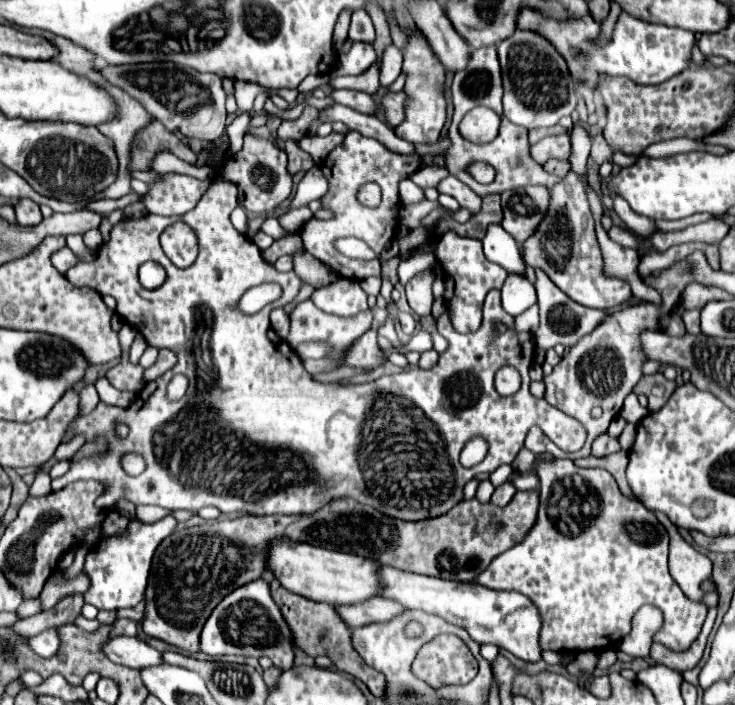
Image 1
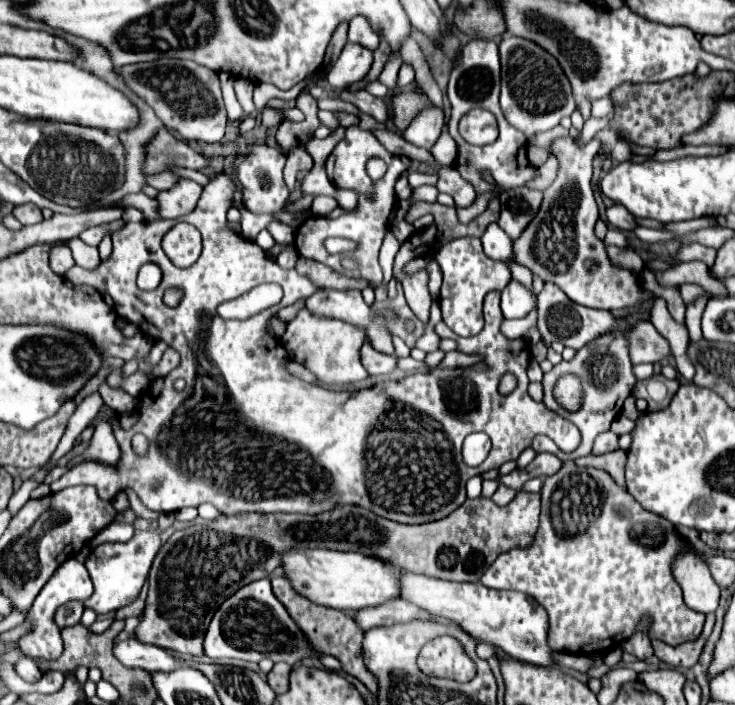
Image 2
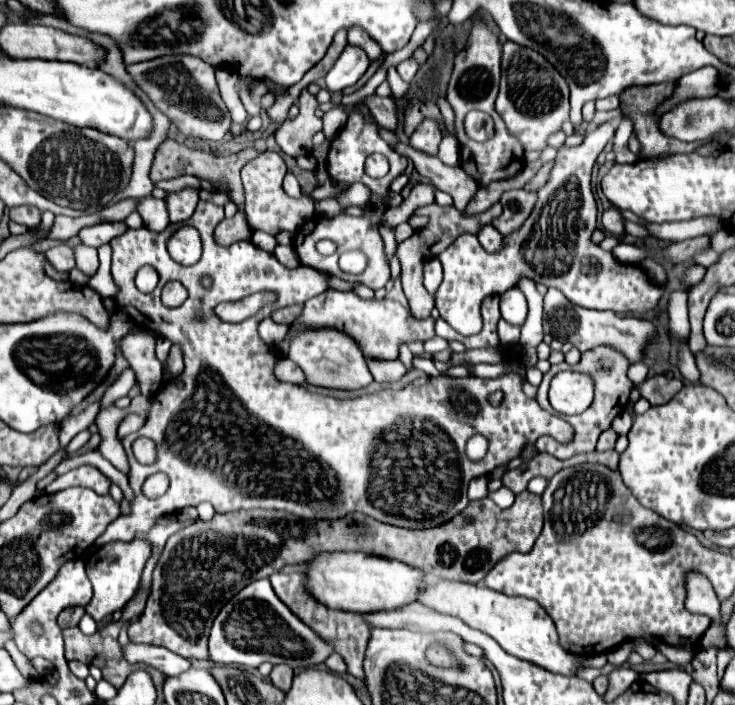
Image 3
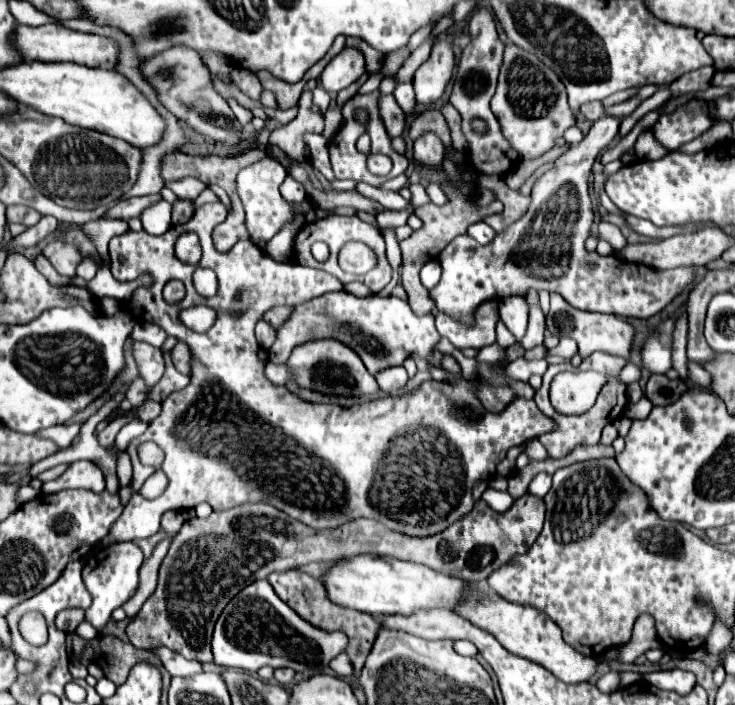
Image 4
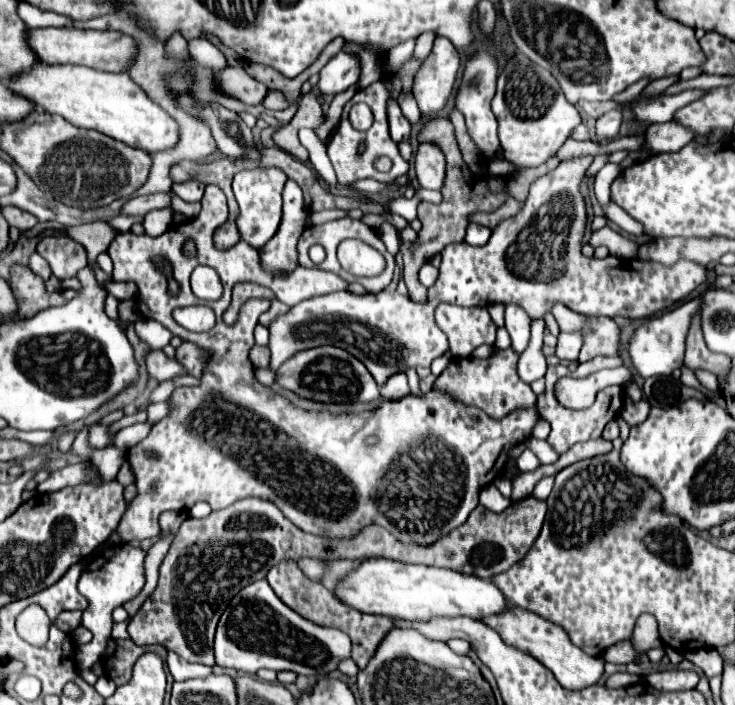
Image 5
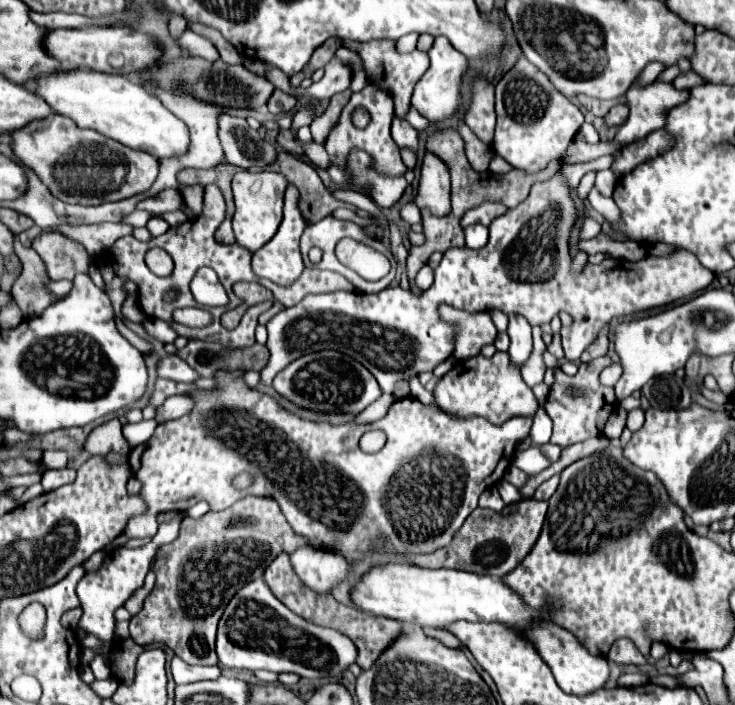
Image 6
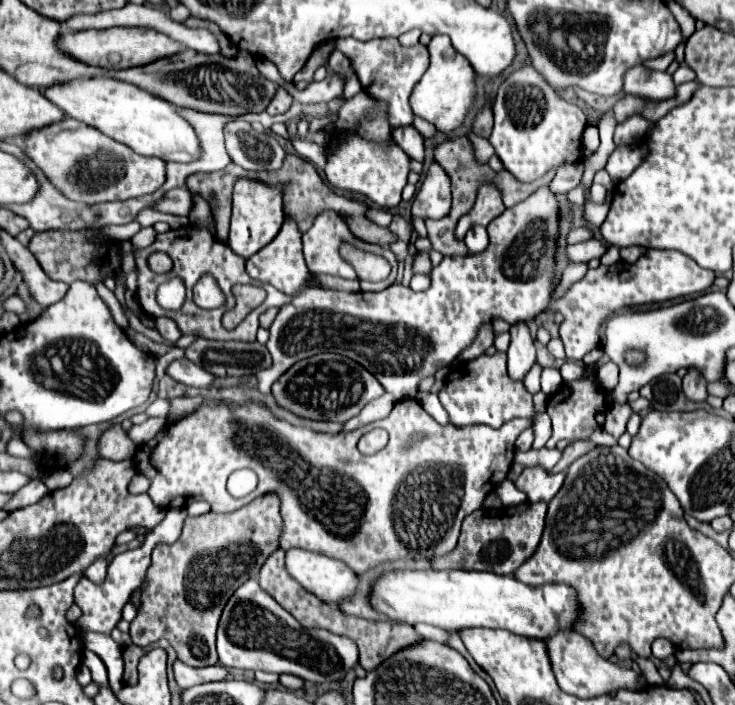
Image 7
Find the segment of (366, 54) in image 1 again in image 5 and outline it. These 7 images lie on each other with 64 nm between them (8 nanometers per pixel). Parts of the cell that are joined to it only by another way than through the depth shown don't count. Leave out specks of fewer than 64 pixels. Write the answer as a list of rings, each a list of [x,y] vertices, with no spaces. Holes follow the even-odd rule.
[[[340,52],[336,54],[320,72],[320,82],[318,82],[318,92],[326,98],[344,92],[352,84],[356,84],[360,78],[360,60],[356,56]]]

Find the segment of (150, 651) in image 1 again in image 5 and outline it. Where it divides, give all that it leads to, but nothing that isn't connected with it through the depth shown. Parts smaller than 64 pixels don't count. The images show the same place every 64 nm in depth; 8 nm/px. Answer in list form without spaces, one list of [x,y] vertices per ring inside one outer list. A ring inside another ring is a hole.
[[[168,652],[166,666],[172,672],[174,680],[190,680],[190,678],[202,678],[202,676],[212,674],[210,666],[204,666],[204,664],[198,664],[198,662],[186,662],[184,658],[180,658],[174,652]]]

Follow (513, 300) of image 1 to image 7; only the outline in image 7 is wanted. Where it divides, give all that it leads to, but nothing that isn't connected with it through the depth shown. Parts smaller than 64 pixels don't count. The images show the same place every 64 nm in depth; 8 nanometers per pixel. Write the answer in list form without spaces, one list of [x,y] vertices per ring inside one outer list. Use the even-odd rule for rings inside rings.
[[[516,322],[510,328],[510,348],[508,348],[508,374],[514,380],[522,380],[524,372],[532,368],[536,360],[536,348],[534,340],[530,336],[530,328],[526,322]]]

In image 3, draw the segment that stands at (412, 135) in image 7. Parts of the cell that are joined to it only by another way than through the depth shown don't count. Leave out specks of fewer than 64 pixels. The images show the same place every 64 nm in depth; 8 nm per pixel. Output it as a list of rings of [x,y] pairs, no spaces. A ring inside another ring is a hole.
[[[372,94],[372,96],[362,98],[360,102],[366,104],[366,108],[370,110],[372,118],[380,126],[384,126],[388,130],[394,130],[396,128],[396,124],[398,124],[398,112],[396,112],[396,104],[394,104],[392,98],[380,98],[380,96]]]

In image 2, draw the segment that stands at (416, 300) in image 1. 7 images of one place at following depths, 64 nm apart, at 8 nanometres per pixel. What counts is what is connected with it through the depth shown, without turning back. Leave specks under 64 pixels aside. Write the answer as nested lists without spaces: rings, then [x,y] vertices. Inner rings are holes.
[[[400,246],[398,254],[396,254],[396,260],[394,260],[394,278],[404,286],[404,294],[406,294],[410,310],[422,322],[428,322],[430,304],[432,304],[432,298],[430,298],[430,292],[428,292],[428,272],[416,272],[412,276],[404,276],[402,266],[408,264],[408,260],[410,258],[406,258],[406,254]]]

